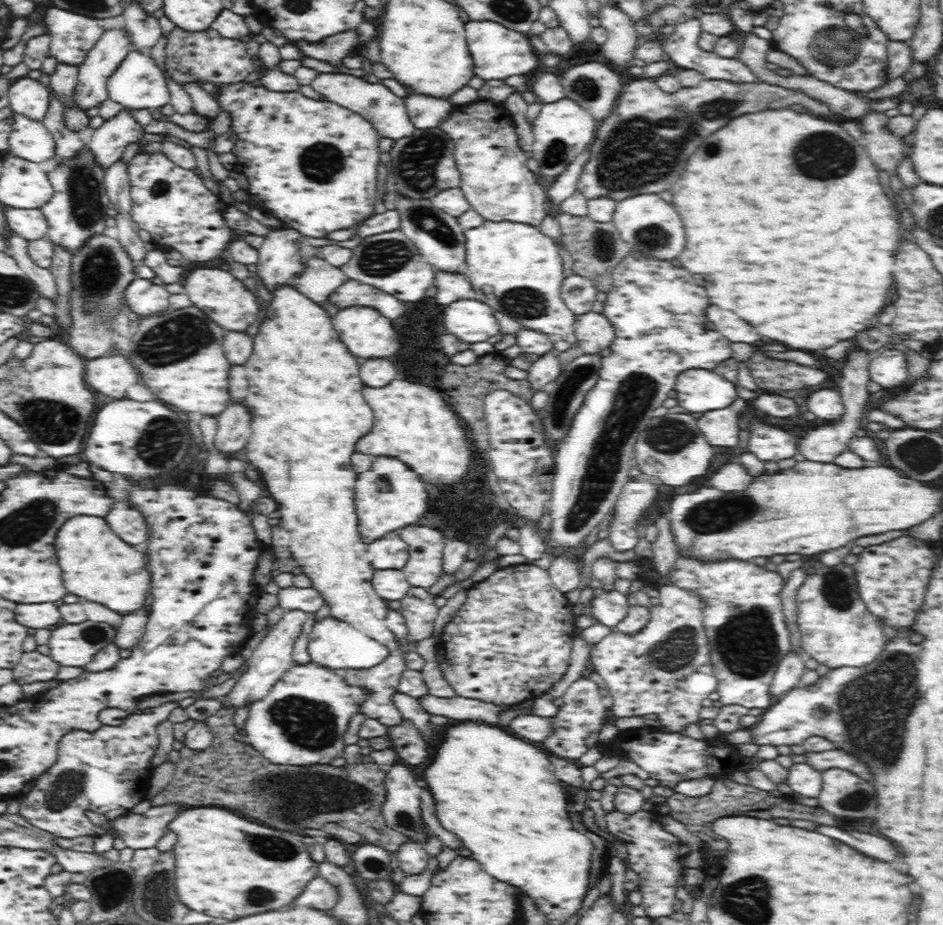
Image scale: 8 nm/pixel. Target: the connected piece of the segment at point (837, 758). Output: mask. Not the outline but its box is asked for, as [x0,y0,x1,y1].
[805,750,872,780]

